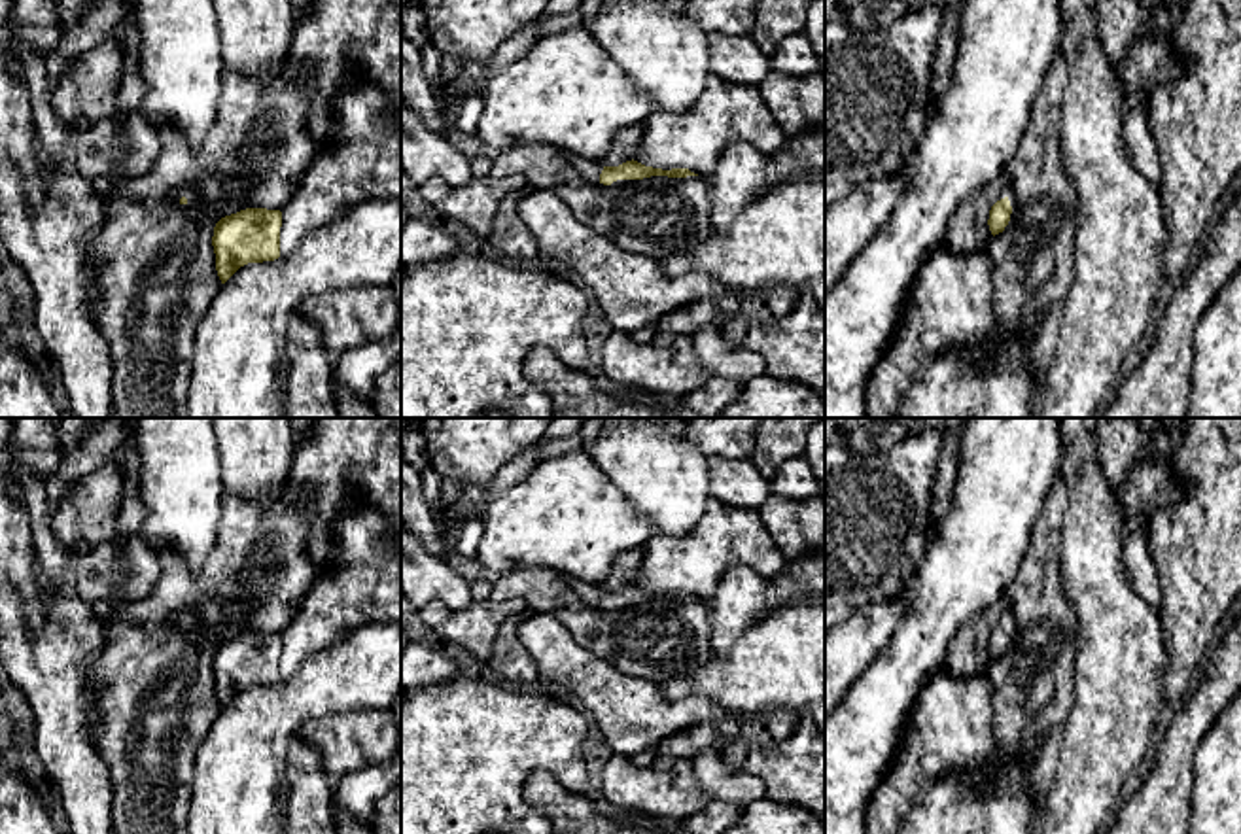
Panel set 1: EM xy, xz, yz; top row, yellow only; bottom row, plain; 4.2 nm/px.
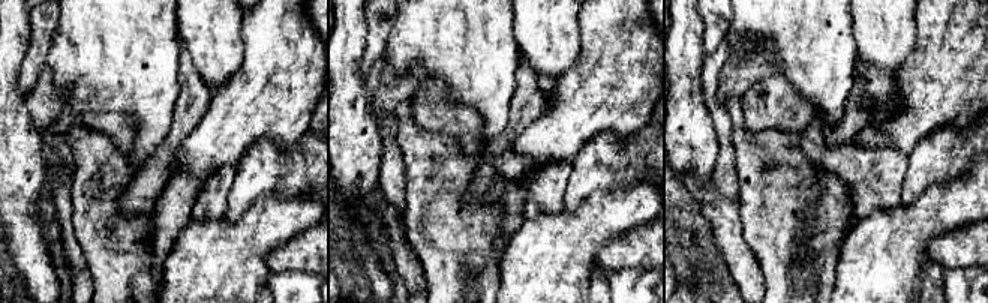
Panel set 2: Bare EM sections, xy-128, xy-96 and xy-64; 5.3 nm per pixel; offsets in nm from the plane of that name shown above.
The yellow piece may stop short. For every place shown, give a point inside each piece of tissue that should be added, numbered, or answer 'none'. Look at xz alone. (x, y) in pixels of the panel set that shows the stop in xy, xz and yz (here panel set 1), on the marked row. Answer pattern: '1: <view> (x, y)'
1: xz (591, 169)

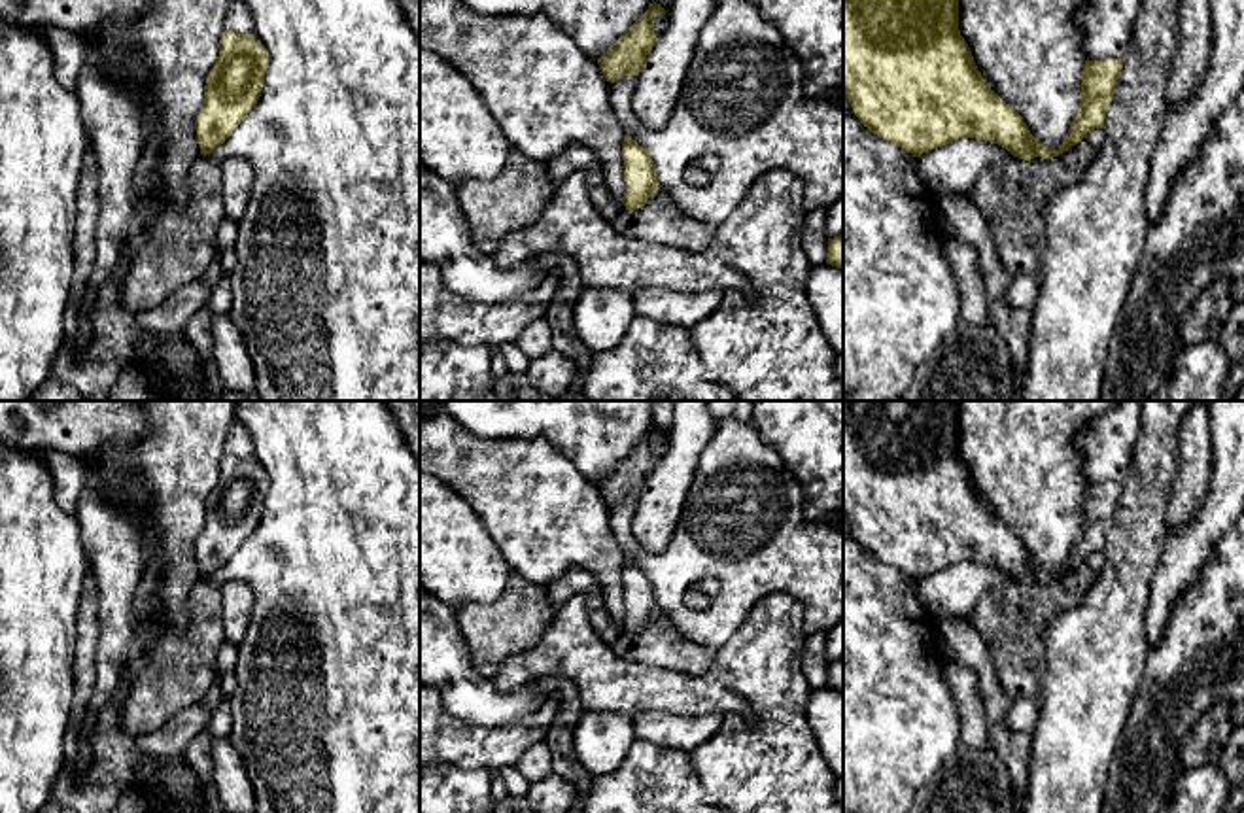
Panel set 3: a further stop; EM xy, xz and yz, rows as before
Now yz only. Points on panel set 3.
none

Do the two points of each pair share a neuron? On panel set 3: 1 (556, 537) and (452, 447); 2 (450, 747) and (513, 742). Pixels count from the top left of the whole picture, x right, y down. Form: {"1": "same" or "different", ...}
{"1": "same", "2": "same"}

